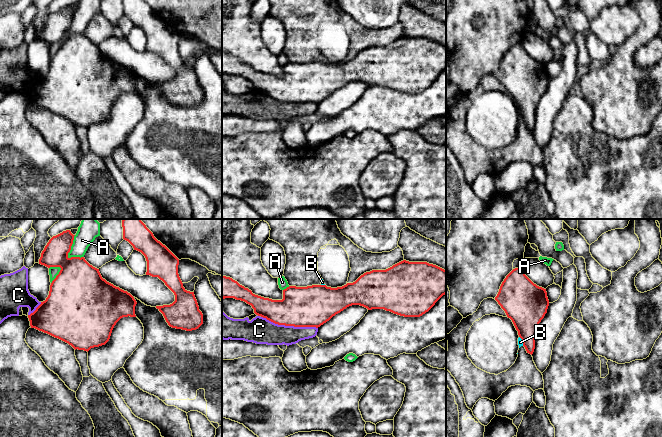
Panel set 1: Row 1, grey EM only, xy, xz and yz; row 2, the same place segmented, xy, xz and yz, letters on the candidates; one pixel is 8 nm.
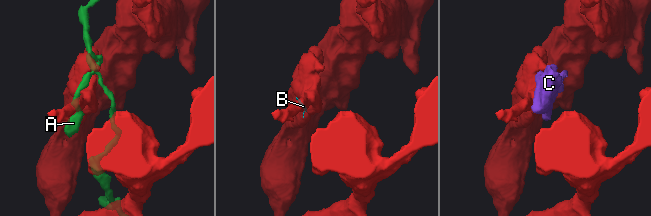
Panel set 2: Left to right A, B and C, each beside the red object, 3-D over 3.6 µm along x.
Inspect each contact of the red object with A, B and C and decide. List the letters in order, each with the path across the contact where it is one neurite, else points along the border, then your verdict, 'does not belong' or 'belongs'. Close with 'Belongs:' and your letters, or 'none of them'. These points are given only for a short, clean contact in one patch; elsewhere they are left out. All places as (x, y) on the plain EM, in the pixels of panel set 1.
A: does not belong
B: along yz (519, 112), (523, 121) | does not belong
C: does not belong
Belongs: none of them

